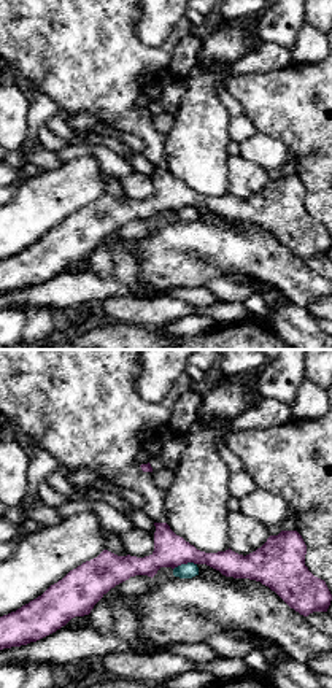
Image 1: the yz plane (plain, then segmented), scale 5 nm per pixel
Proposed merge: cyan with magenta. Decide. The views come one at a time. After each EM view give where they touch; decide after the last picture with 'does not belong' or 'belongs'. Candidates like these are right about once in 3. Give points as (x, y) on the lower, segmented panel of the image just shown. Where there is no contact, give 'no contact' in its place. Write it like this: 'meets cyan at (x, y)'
meets cyan at (185, 564)

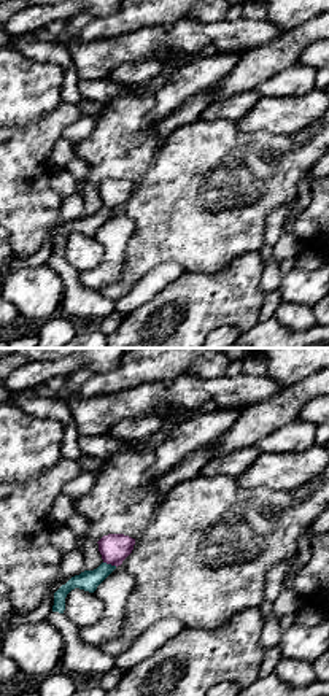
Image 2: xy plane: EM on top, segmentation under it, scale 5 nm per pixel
meets cyan at (110, 564)

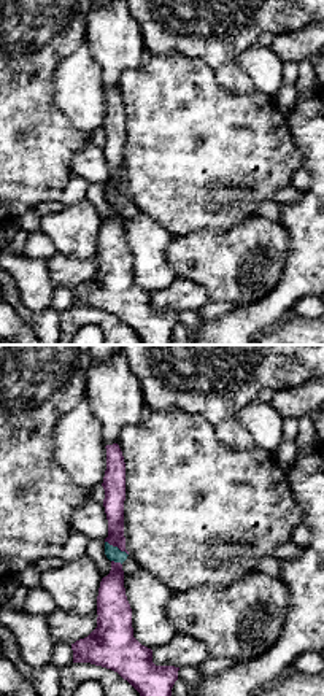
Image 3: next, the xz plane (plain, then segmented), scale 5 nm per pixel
meets cyan at (116, 547)

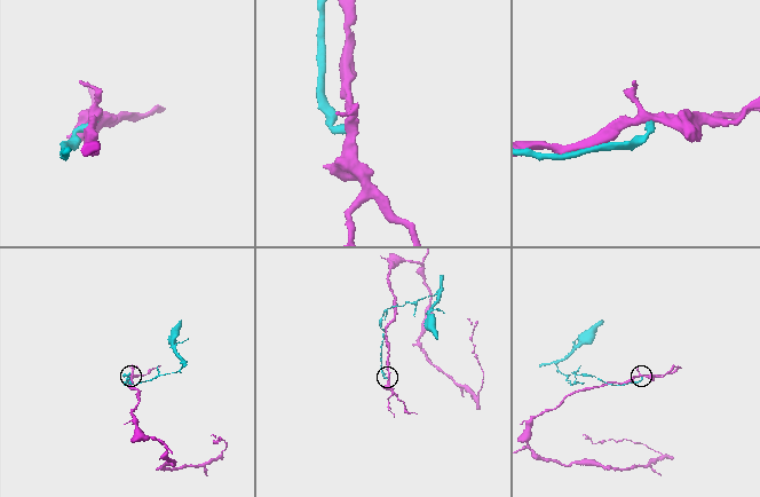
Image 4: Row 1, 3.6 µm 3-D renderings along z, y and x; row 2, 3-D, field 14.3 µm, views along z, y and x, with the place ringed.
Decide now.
does not belong

